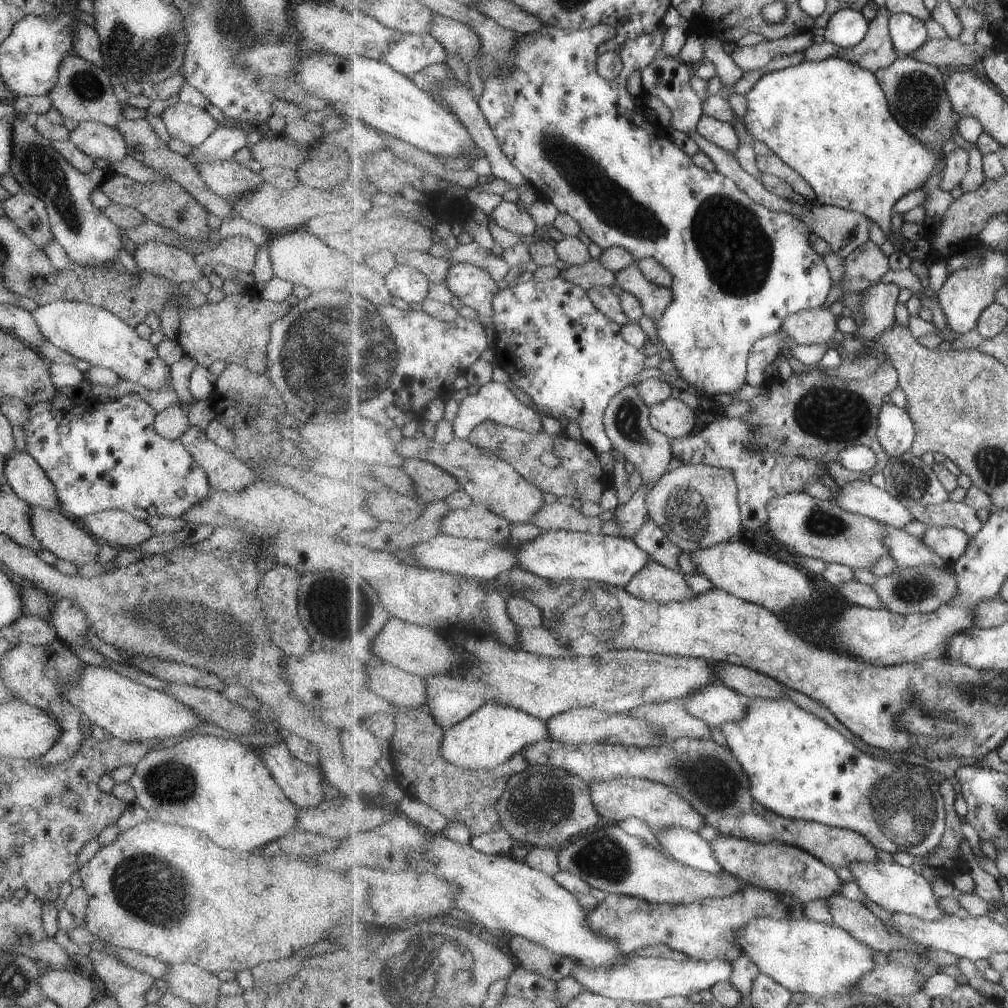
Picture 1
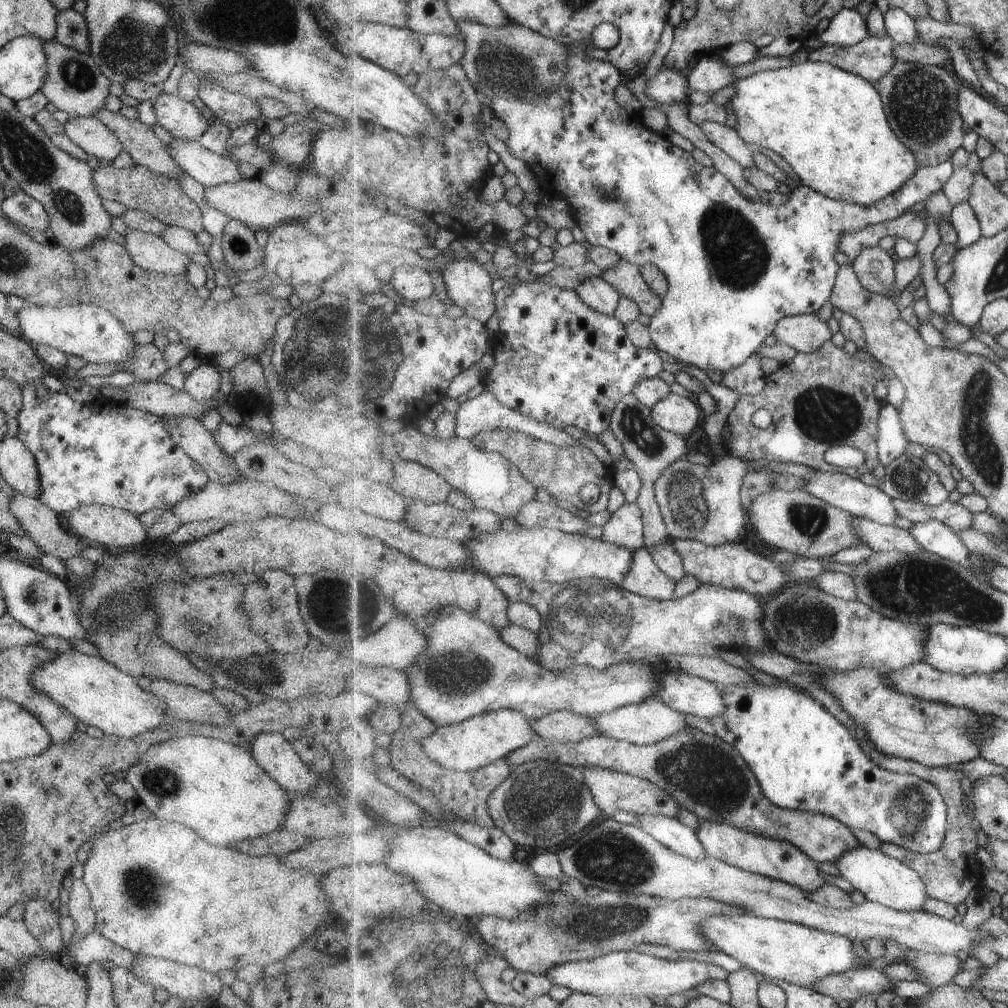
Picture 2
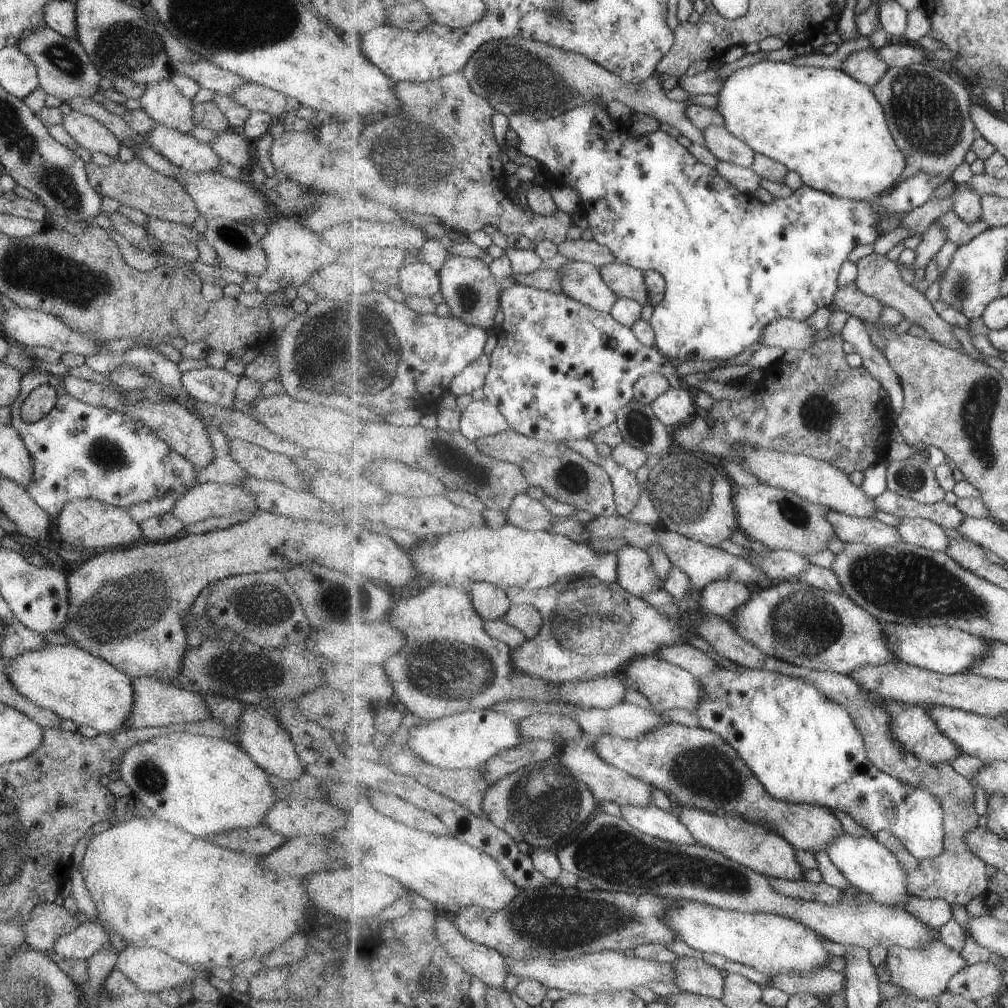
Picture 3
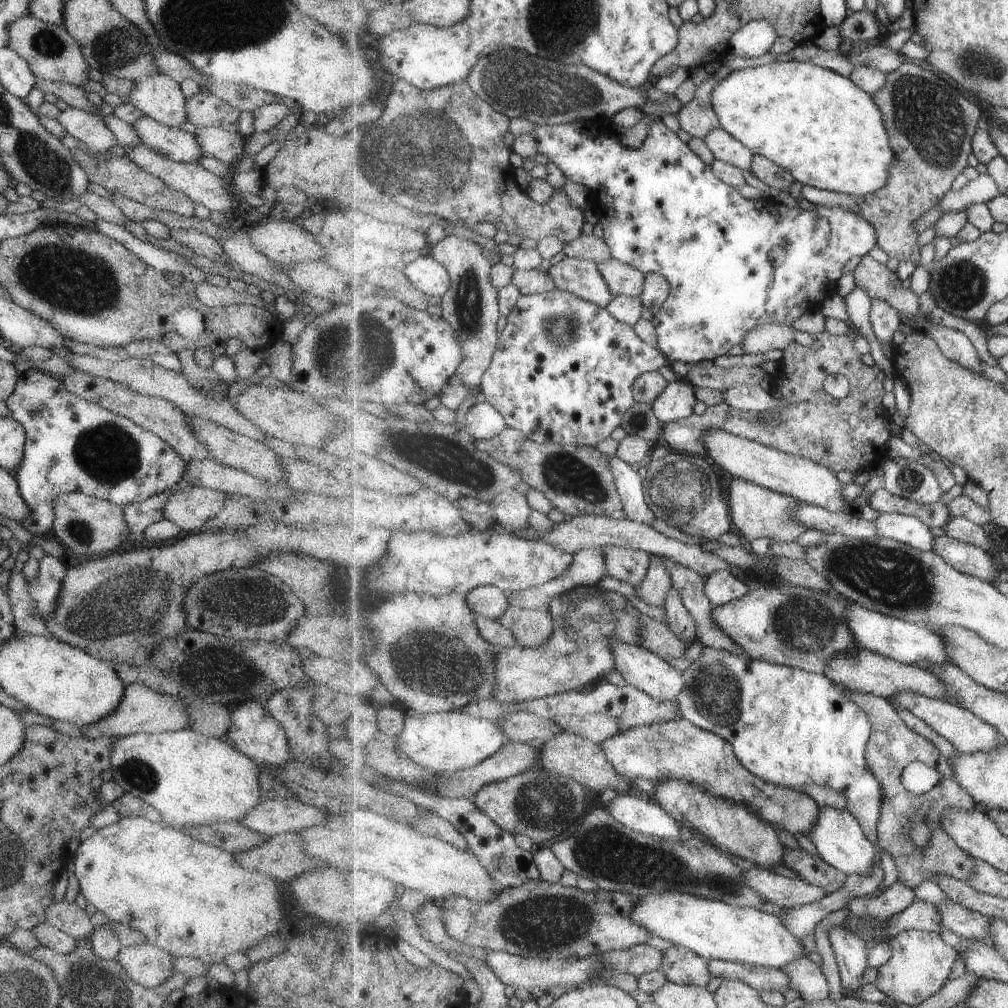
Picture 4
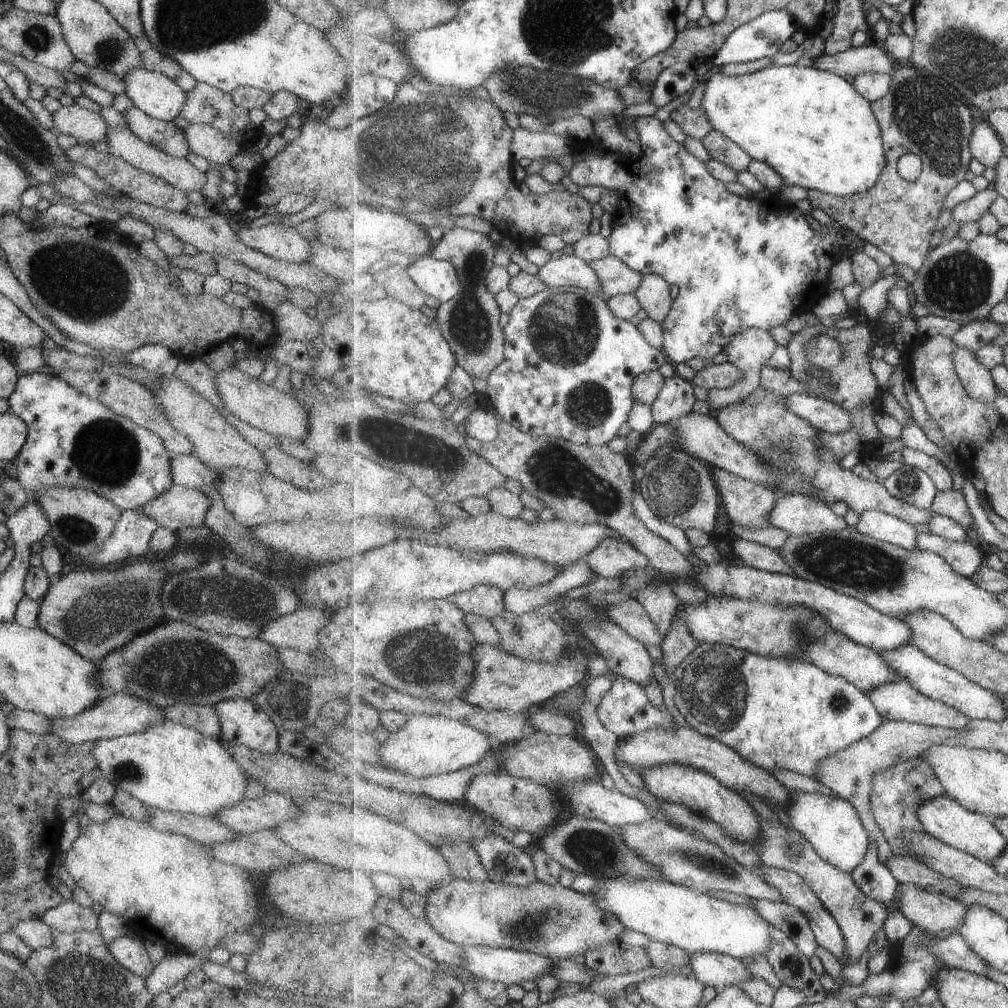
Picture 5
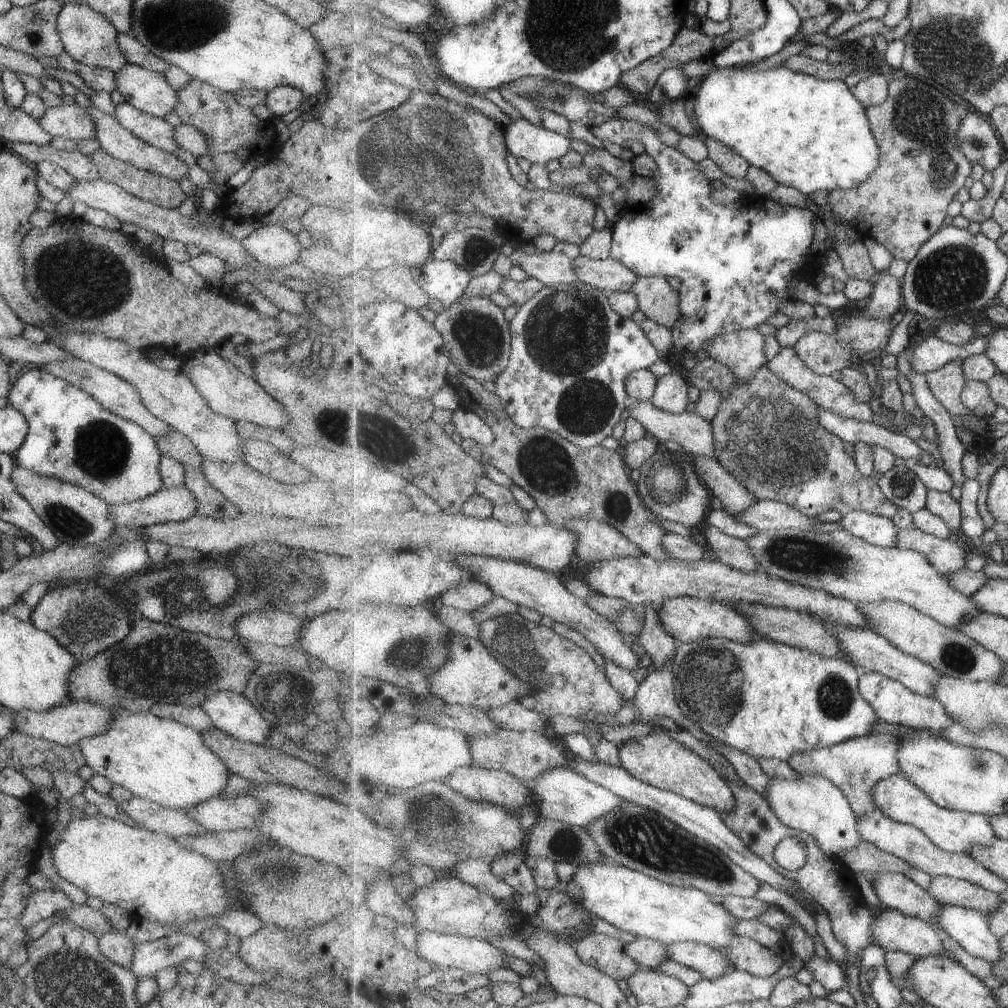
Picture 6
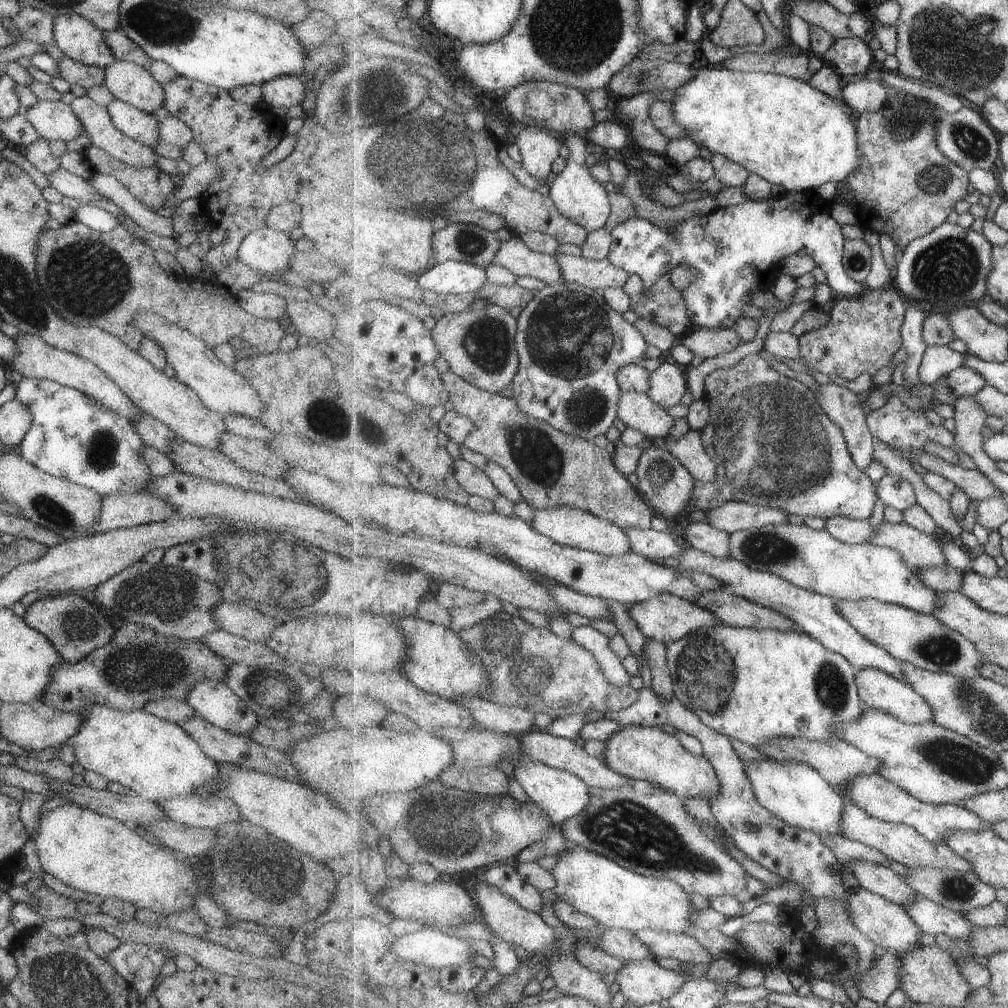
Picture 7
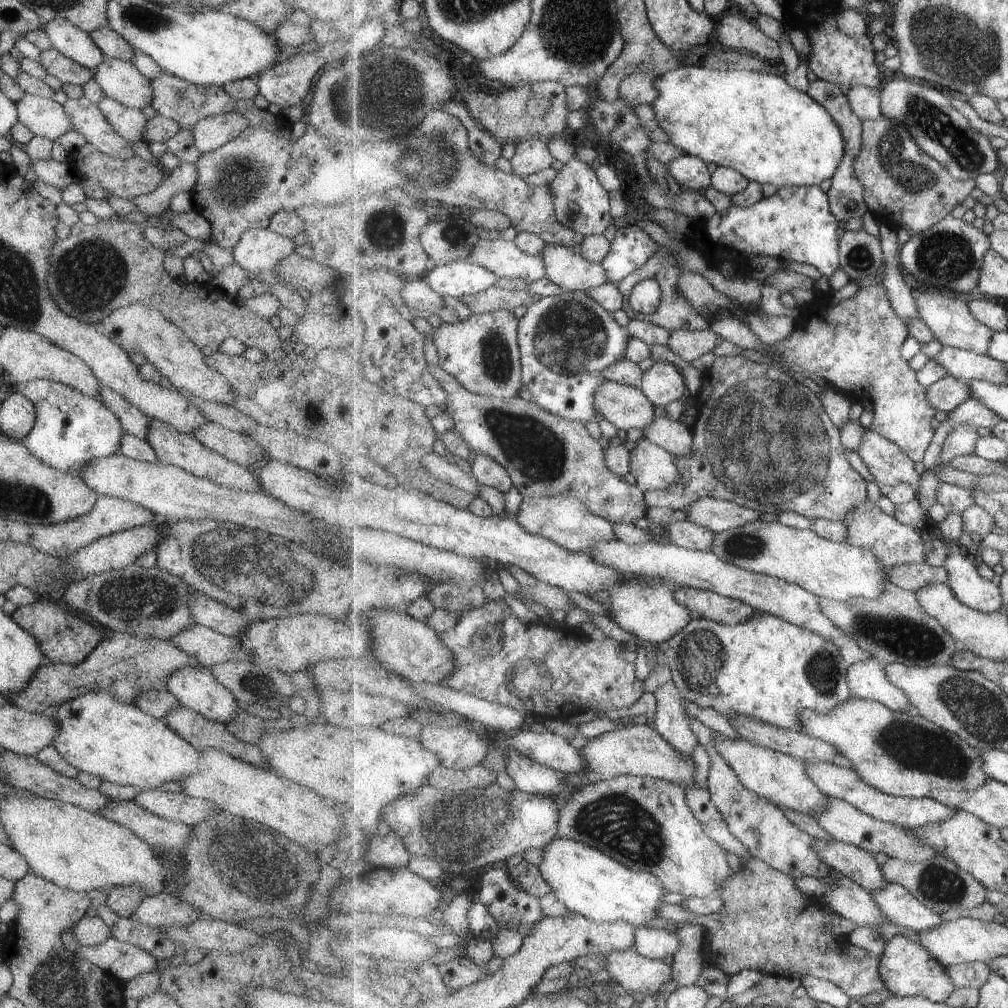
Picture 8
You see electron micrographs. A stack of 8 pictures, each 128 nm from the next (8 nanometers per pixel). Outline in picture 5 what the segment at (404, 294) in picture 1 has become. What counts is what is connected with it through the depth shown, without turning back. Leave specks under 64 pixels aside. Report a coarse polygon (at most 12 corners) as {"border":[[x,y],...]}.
{"border":[[431,254],[407,268],[418,288],[441,303],[462,292],[460,273]]}

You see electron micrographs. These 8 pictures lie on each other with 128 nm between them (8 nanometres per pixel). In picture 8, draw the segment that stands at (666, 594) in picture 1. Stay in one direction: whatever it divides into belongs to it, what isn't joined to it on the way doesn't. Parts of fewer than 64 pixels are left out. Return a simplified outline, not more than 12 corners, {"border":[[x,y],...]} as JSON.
{"border":[[567,495],[524,498],[527,532],[586,552],[617,539],[612,521]]}

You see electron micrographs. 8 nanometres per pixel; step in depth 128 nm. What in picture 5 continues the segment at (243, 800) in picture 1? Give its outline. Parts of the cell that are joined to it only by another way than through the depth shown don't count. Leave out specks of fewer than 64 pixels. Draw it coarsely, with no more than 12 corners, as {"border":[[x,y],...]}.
{"border":[[165,722],[92,743],[102,779],[214,817],[248,777],[221,740]]}

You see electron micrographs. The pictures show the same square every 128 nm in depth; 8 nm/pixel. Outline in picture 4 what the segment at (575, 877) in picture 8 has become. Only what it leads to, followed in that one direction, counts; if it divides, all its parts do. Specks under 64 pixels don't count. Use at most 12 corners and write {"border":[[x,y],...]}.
{"border":[[683,892],[633,920],[711,960],[782,969],[810,954],[779,916]]}

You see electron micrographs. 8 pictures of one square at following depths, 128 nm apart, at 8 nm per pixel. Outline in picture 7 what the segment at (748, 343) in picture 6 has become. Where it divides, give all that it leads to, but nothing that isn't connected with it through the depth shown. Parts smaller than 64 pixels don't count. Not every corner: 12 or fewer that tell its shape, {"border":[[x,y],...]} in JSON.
{"border":[[692,329],[679,342],[703,359],[742,344],[733,329]]}

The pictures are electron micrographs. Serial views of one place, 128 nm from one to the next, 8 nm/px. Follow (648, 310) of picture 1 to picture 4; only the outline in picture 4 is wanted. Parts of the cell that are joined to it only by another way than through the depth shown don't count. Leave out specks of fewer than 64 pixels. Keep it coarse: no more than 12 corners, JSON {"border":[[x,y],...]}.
{"border":[[614,257],[598,268],[614,295],[640,297],[646,274]]}

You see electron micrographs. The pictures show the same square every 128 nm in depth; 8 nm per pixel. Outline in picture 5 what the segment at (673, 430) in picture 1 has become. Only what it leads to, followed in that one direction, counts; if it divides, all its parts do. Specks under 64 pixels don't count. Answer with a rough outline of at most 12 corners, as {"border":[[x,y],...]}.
{"border":[[676,375],[652,405],[657,424],[691,414],[695,385]]}

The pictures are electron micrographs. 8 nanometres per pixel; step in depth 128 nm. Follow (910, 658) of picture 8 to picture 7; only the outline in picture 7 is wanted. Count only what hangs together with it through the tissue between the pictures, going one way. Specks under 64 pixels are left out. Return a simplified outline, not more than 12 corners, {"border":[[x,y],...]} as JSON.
{"border":[[836,601],[863,636],[920,669],[971,678],[987,658],[935,615]]}

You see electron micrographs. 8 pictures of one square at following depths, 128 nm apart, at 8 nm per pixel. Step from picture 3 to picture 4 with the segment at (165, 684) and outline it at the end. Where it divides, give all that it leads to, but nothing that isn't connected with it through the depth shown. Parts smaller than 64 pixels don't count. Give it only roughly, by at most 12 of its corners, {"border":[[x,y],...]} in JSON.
{"border":[[125,685],[111,716],[79,727],[84,738],[188,728],[186,702]]}

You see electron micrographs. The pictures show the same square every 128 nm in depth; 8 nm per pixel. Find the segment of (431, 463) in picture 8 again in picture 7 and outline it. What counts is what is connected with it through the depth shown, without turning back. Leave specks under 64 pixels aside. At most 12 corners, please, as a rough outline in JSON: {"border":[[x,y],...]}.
{"border":[[467,460],[455,462],[459,484],[493,502],[501,495],[486,472]]}

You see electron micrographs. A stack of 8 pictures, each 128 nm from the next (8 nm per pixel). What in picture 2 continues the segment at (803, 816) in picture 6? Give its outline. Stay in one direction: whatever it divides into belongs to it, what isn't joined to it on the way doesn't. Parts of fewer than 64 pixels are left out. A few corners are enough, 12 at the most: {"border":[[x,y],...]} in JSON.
{"border":[[861,845],[836,864],[872,902],[905,912],[929,902],[913,868]]}

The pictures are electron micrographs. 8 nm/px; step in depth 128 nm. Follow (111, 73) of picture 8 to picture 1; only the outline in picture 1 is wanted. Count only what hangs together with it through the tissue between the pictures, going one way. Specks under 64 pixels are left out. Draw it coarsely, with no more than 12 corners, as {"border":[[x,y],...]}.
{"border":[[175,102],[162,113],[171,139],[198,146],[218,128],[204,109]]}

